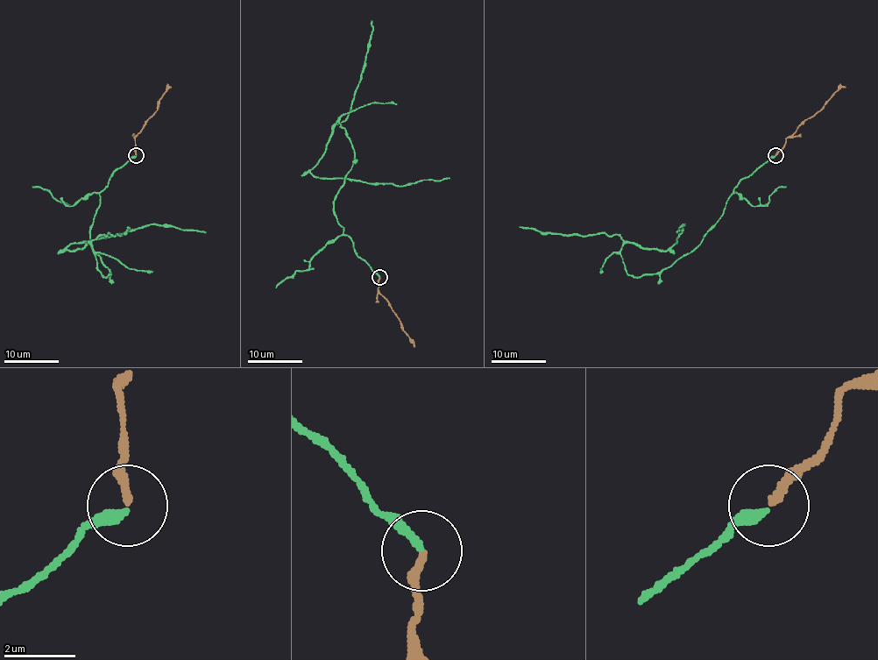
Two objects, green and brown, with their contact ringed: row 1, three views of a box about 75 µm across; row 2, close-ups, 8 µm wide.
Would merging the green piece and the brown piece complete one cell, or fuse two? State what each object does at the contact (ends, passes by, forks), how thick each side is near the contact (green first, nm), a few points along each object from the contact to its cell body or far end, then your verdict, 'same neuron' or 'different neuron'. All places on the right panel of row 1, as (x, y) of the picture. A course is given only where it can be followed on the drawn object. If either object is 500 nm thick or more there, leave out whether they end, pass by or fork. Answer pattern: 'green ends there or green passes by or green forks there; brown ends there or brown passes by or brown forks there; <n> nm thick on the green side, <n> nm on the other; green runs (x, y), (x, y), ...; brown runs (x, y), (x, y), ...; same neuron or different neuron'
green ends there; brown ends there; 240 nm thick on the green side, 200 nm on the other; green runs (775, 155), (741, 180), (693, 249), (659, 273), (629, 275), (626, 243), (664, 251), (684, 224), (676, 231); brown runs (775, 155), (790, 135), (845, 86); same neuron

